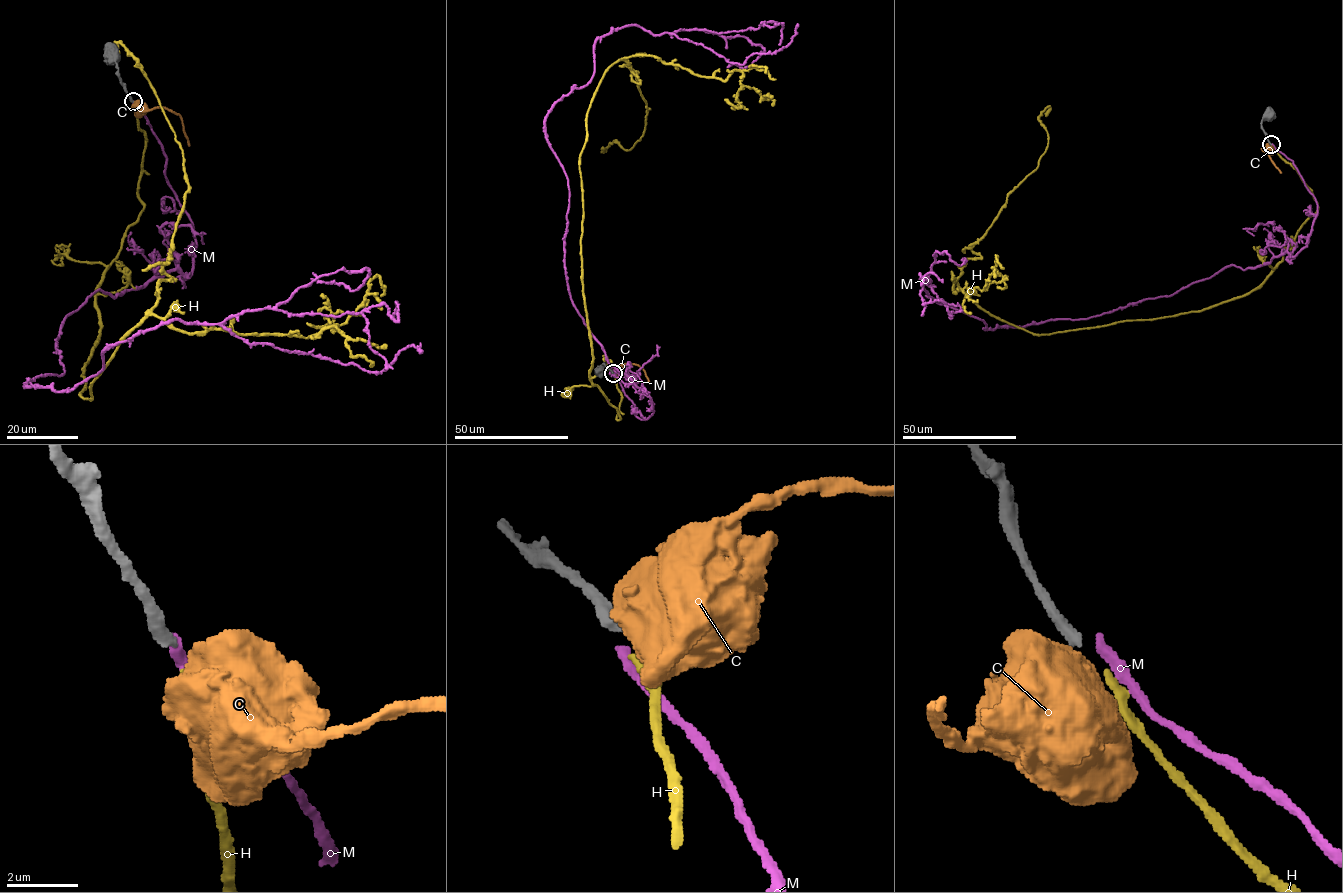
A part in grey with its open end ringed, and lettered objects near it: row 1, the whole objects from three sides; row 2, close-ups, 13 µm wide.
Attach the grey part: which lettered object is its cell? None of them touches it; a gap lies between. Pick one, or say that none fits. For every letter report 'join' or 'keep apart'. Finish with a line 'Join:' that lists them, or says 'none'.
C: keep apart
H: join
M: keep apart
Join: H

